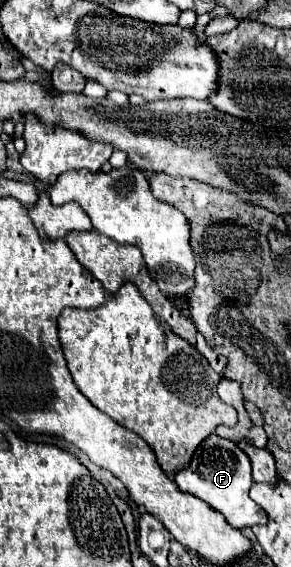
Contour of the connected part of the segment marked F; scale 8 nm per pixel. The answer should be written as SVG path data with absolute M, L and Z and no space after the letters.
M211 434L203 440L203 444L195 450L191 464L175 474L175 484L179 490L189 492L193 496L199 496L203 502L207 502L211 508L221 512L225 520L233 528L245 528L255 524L267 524L267 514L263 508L259 508L249 498L249 488L253 486L251 478L251 464L245 452L231 440L219 438L217 434Z

